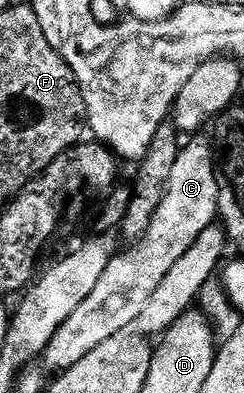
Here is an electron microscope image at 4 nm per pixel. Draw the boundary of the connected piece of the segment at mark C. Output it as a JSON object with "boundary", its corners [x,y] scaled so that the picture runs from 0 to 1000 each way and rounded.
{"boundary":[[[828,346],[787,349],[783,364],[754,369],[738,379],[725,397],[725,417],[709,417],[709,438],[693,448],[693,468],[676,489],[676,509],[660,509],[660,529],[643,529],[643,539],[627,550],[627,570],[611,570],[611,580],[590,590],[586,603],[566,608],[520,639],[475,644],[459,656],[447,682],[430,682],[430,695],[414,700],[414,712],[398,712],[398,733],[381,733],[381,743],[365,743],[365,763],[348,763],[348,774],[332,774],[332,784],[316,784],[316,794],[299,794],[299,804],[283,804],[283,814],[266,814],[266,824],[250,824],[250,835],[234,835],[234,845],[217,855],[217,865],[201,865],[184,875],[184,888],[168,903],[168,921],[180,921],[201,939],[221,947],[254,947],[299,936],[307,926],[328,924],[365,896],[406,875],[467,855],[512,824],[541,822],[578,802],[594,774],[611,766],[639,740],[660,712],[676,710],[676,697],[693,692],[693,682],[725,669],[725,662],[791,628],[795,613],[807,611],[824,590],[861,575],[885,573],[898,555],[898,445],[889,440],[889,392],[873,379],[873,361],[861,349],[824,351]]]}

